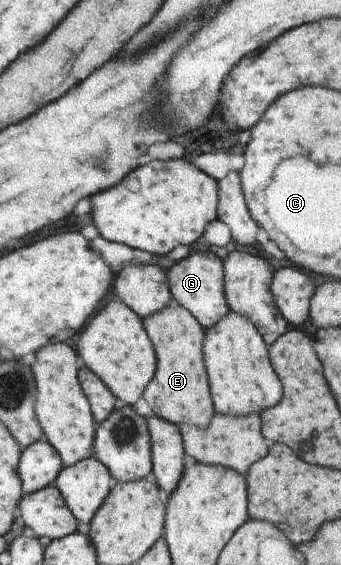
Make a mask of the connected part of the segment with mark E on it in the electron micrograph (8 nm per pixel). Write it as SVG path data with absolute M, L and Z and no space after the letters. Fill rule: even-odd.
M175 299L144 319L145 332L157 356L157 370L143 398L157 417L175 425L191 424L207 428L215 413L210 384L203 364L203 338L205 331L195 317Z

